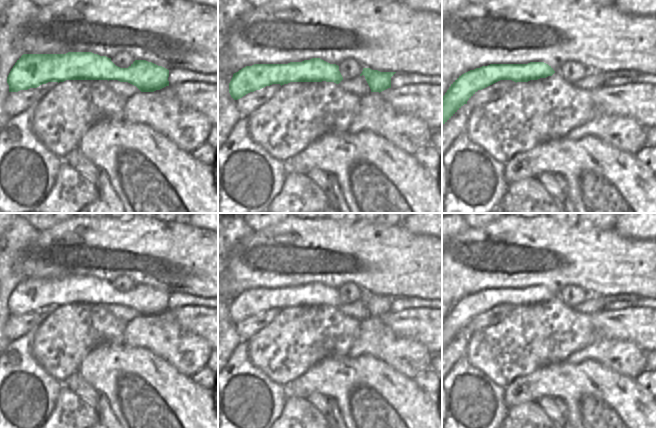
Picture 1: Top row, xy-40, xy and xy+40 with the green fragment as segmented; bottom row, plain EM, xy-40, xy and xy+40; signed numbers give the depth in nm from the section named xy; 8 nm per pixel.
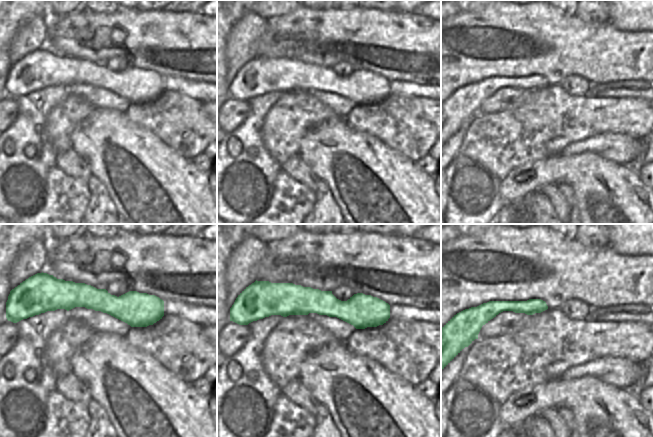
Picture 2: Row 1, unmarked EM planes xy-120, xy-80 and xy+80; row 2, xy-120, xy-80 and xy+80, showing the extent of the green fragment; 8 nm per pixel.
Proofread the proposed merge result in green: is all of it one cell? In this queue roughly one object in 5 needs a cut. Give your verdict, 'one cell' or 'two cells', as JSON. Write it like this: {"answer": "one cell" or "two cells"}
{"answer": "one cell"}

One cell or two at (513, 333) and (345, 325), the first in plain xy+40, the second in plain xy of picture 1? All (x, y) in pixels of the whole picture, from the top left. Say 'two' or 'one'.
one

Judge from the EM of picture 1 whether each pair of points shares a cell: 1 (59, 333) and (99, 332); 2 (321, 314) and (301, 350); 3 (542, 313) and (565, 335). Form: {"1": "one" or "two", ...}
{"1": "one", "2": "one", "3": "one"}

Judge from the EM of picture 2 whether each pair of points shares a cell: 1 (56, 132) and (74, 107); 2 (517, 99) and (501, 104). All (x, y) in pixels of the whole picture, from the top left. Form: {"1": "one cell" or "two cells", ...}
{"1": "one cell", "2": "one cell"}

